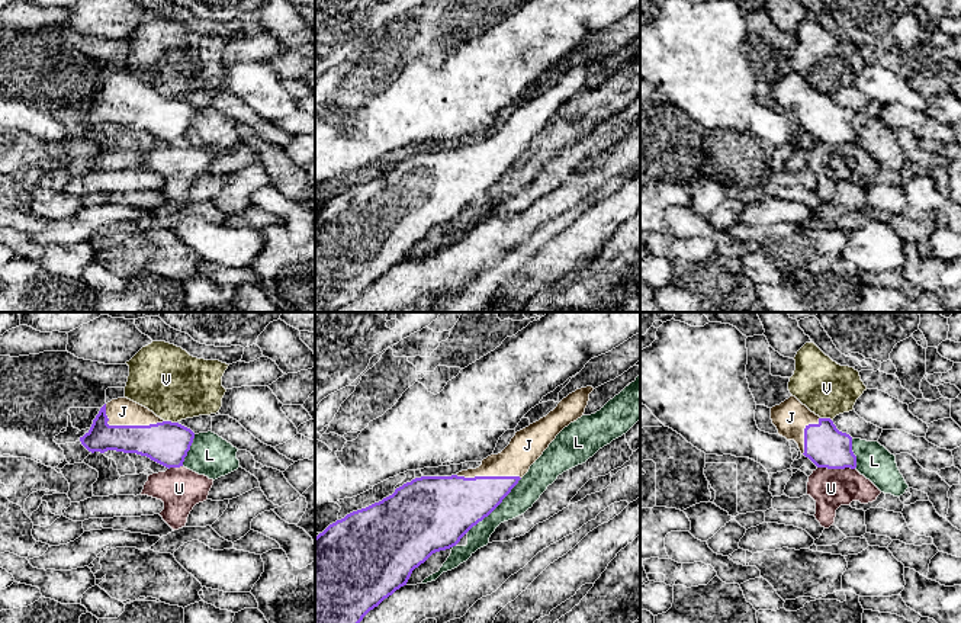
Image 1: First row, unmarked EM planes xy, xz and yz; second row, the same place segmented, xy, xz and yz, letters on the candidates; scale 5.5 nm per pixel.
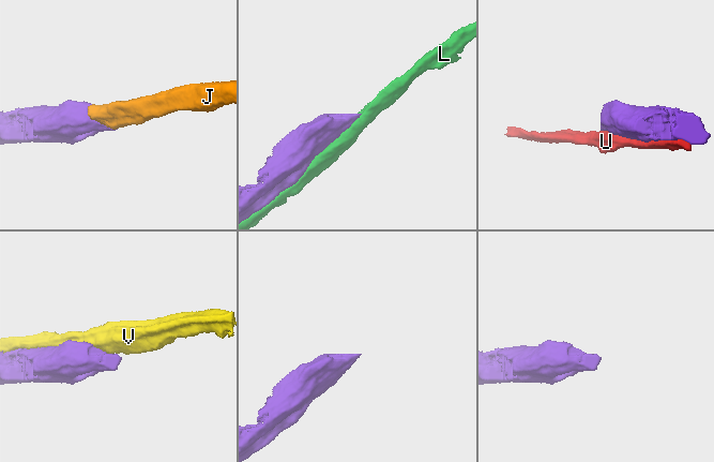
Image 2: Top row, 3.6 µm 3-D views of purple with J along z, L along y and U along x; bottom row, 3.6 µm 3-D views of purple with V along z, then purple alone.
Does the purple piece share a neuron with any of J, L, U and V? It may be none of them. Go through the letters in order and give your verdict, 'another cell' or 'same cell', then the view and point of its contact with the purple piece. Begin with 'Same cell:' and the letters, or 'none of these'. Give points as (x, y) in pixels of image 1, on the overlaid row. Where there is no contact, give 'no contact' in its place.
Same cell: J
J: same cell | xy (127, 426)
L: another cell | xz (495, 507)
U: another cell | yz (836, 468)
V: another cell | xy (170, 421)

